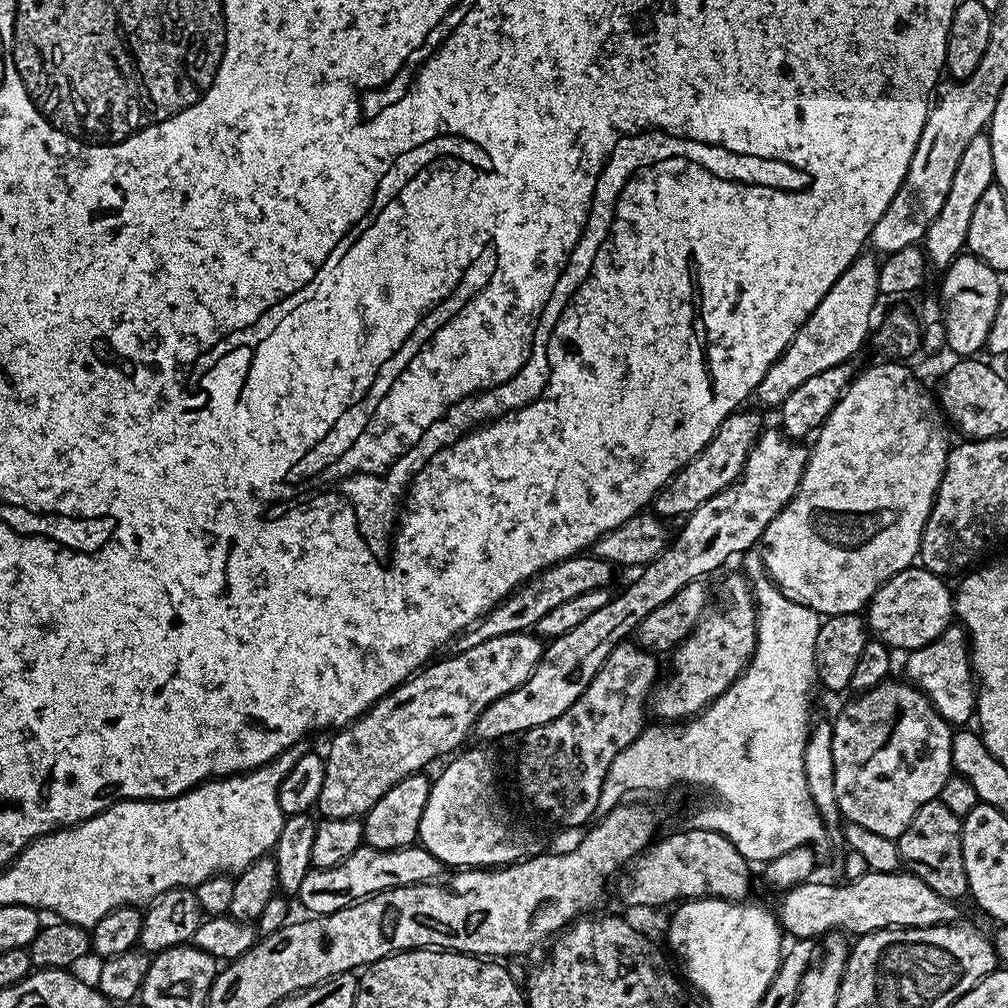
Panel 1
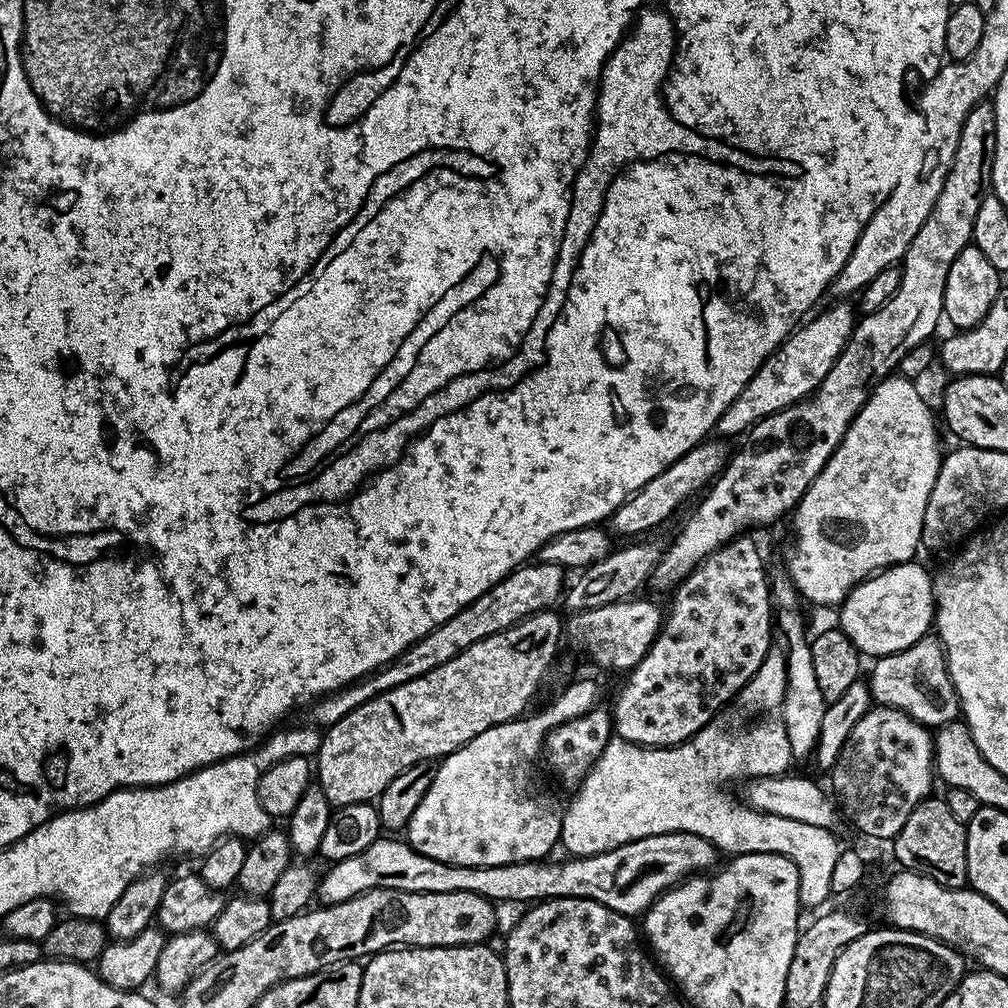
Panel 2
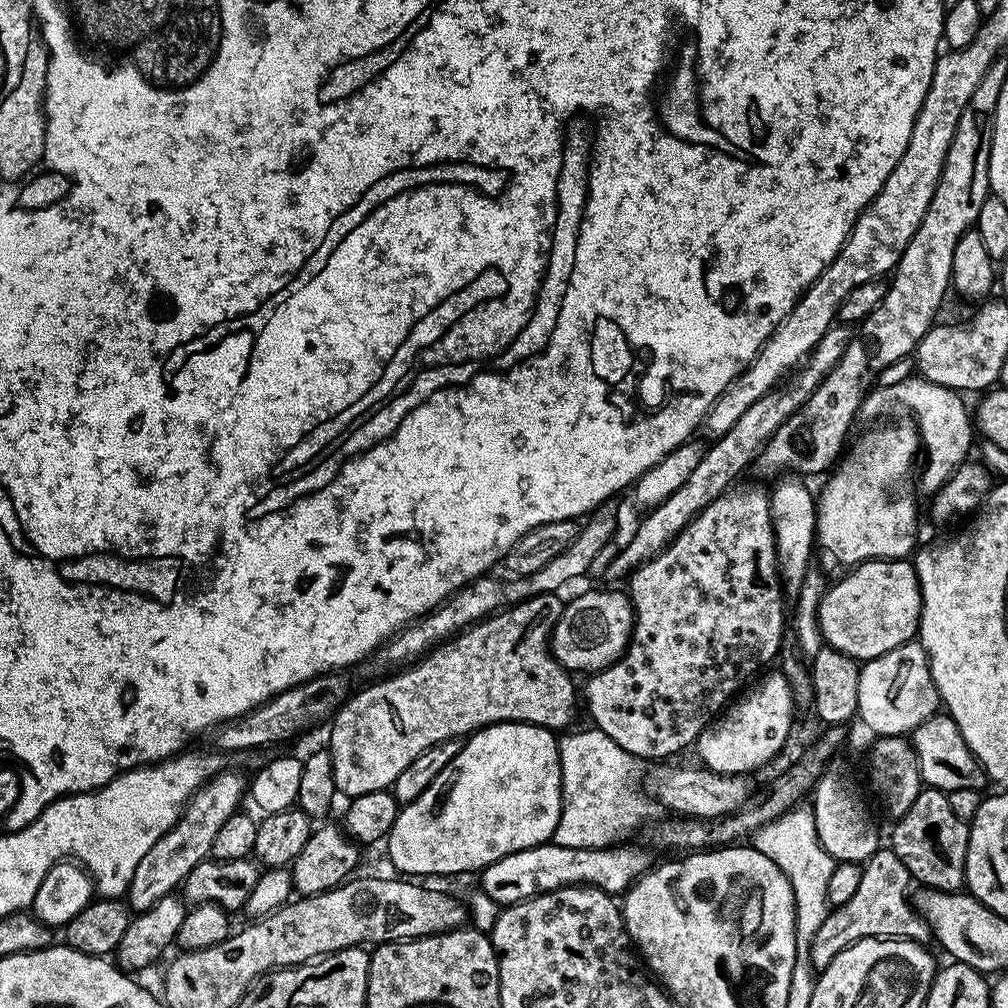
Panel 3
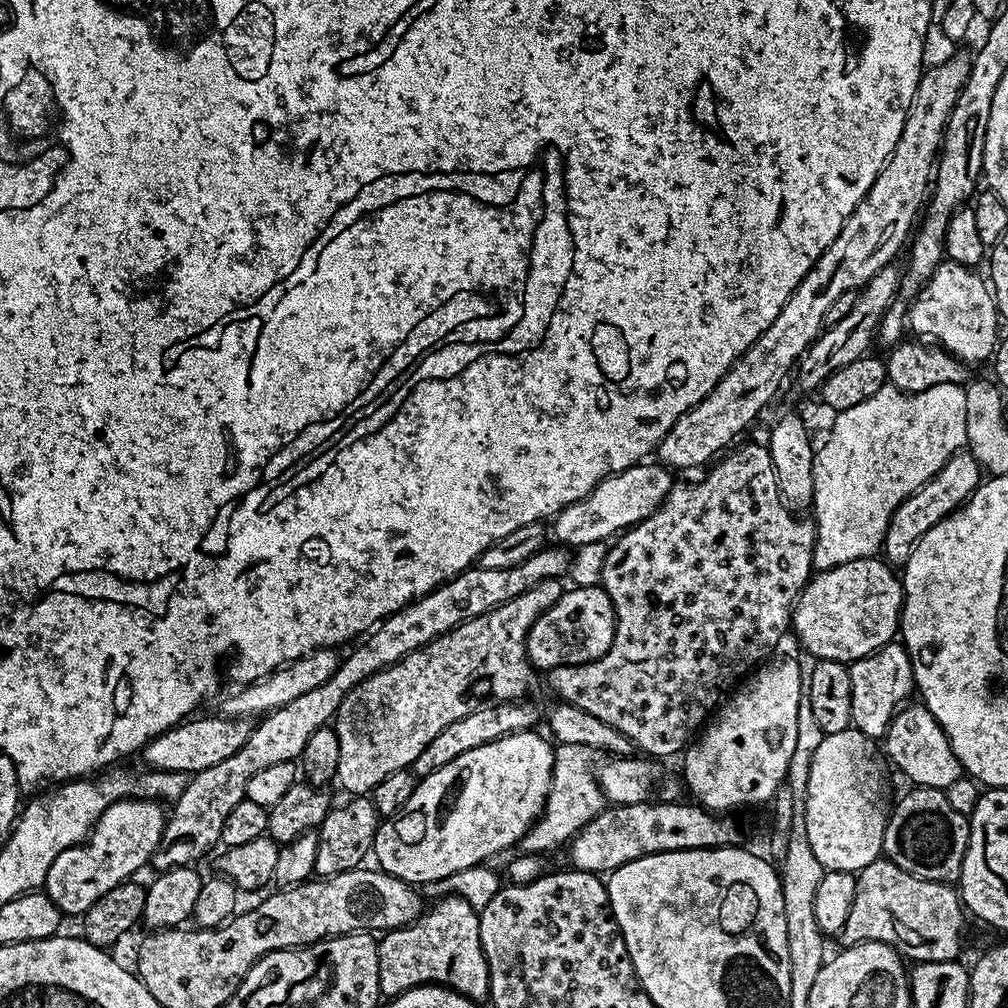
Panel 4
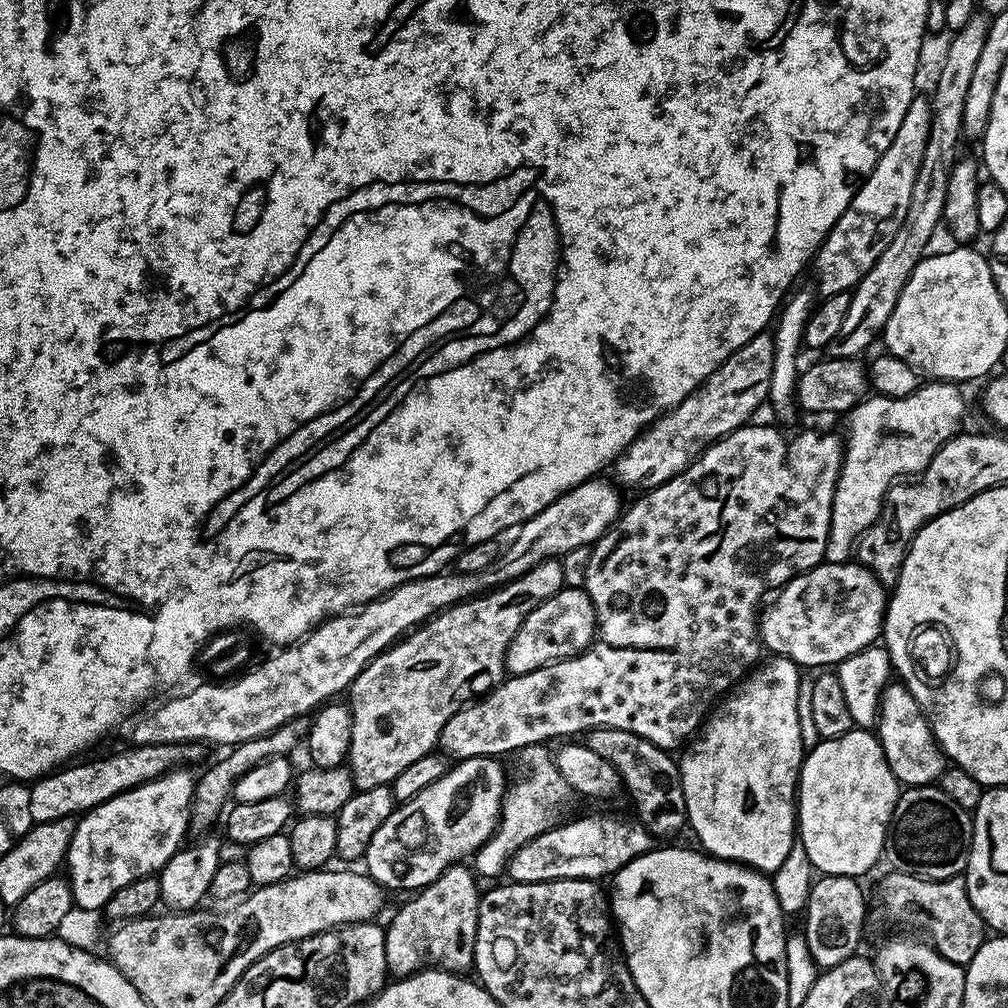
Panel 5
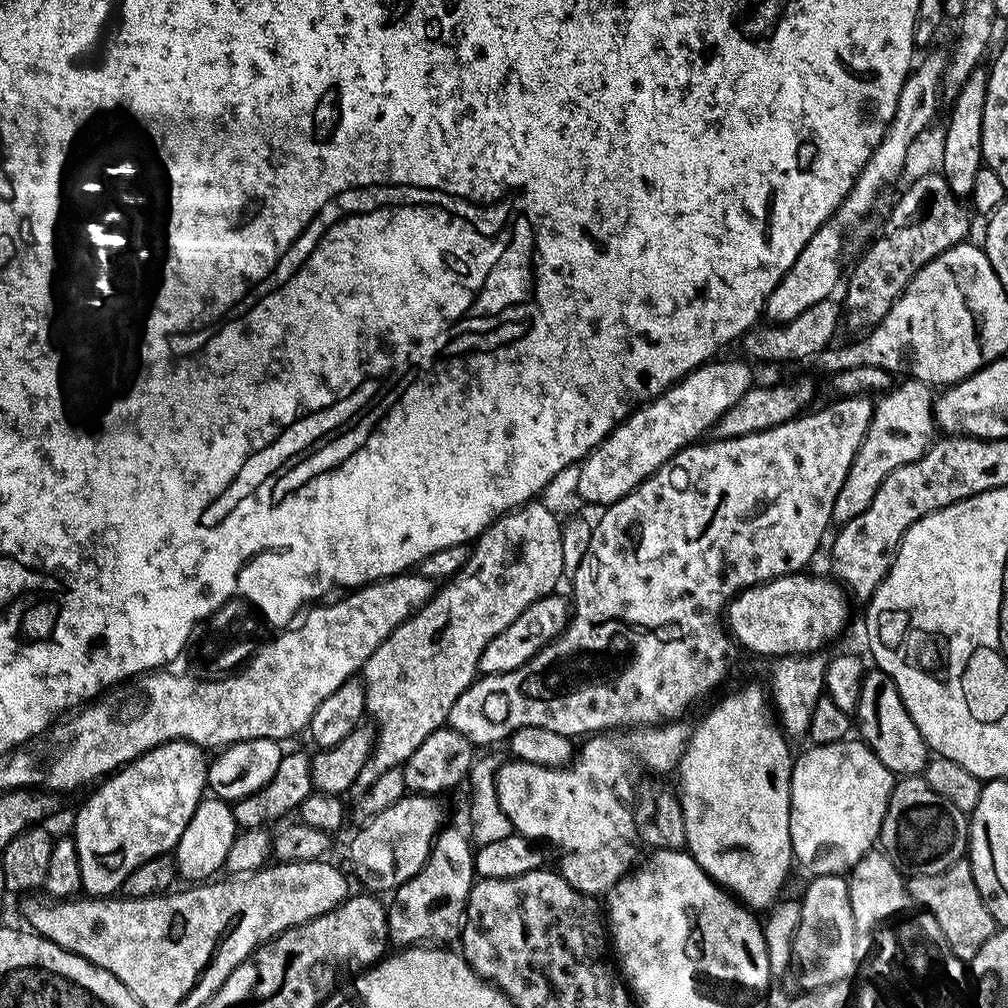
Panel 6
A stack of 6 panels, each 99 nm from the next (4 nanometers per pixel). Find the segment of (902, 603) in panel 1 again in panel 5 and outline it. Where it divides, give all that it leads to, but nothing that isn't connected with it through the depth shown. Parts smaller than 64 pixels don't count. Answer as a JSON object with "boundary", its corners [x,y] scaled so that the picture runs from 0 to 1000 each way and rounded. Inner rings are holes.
{"boundary":[[[814,558],[810,563],[806,563],[802,567],[797,567],[794,571],[788,572],[787,575],[783,575],[777,583],[769,588],[769,591],[770,596],[768,596],[762,604],[759,602],[757,606],[753,608],[752,622],[754,624],[754,634],[757,642],[761,644],[765,650],[784,653],[789,659],[794,660],[795,664],[808,665],[804,663],[810,663],[809,665],[817,665],[822,661],[832,661],[839,653],[843,653],[855,645],[866,642],[866,640],[874,634],[875,624],[877,622],[877,604],[879,602],[879,583],[861,563],[852,558],[838,558],[833,560]]]}

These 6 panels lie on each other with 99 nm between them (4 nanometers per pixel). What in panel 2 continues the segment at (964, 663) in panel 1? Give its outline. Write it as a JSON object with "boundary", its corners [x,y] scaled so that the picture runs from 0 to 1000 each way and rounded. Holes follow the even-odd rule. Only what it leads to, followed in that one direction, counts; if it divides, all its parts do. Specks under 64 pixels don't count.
{"boundary":[[[928,630],[916,631],[907,641],[868,656],[863,672],[864,693],[870,699],[891,702],[922,723],[931,723],[951,711],[952,698],[940,668],[937,640]]]}

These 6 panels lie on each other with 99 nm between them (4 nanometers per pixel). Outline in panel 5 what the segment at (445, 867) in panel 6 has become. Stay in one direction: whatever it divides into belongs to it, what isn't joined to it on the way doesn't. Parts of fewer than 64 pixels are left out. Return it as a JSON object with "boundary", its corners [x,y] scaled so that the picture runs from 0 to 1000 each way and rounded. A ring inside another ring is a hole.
{"boundary":[[[453,855],[445,859],[437,870],[431,875],[427,875],[422,881],[416,882],[412,886],[410,893],[405,893],[393,906],[389,909],[389,914],[383,917],[381,921],[381,934],[383,935],[383,958],[386,965],[390,969],[400,970],[409,967],[410,964],[418,963],[426,958],[436,958],[441,964],[451,964],[453,966],[460,966],[469,959],[470,956],[470,935],[472,934],[472,920],[474,919],[474,903],[476,902],[476,890],[478,888],[477,882],[472,882],[474,876],[473,870],[470,868],[467,860],[461,859],[459,856]]]}

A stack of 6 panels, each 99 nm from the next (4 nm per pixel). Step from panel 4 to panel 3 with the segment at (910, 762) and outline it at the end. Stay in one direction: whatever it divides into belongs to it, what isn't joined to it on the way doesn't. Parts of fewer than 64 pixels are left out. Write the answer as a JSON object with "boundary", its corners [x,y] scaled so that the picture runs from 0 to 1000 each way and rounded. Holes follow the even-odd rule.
{"boundary":[[[928,708],[919,712],[914,719],[903,727],[903,737],[911,752],[913,773],[920,781],[930,782],[938,788],[955,782],[975,783],[978,778],[976,761],[968,755],[968,749],[958,740],[958,732],[954,732],[954,724],[939,708]]]}

